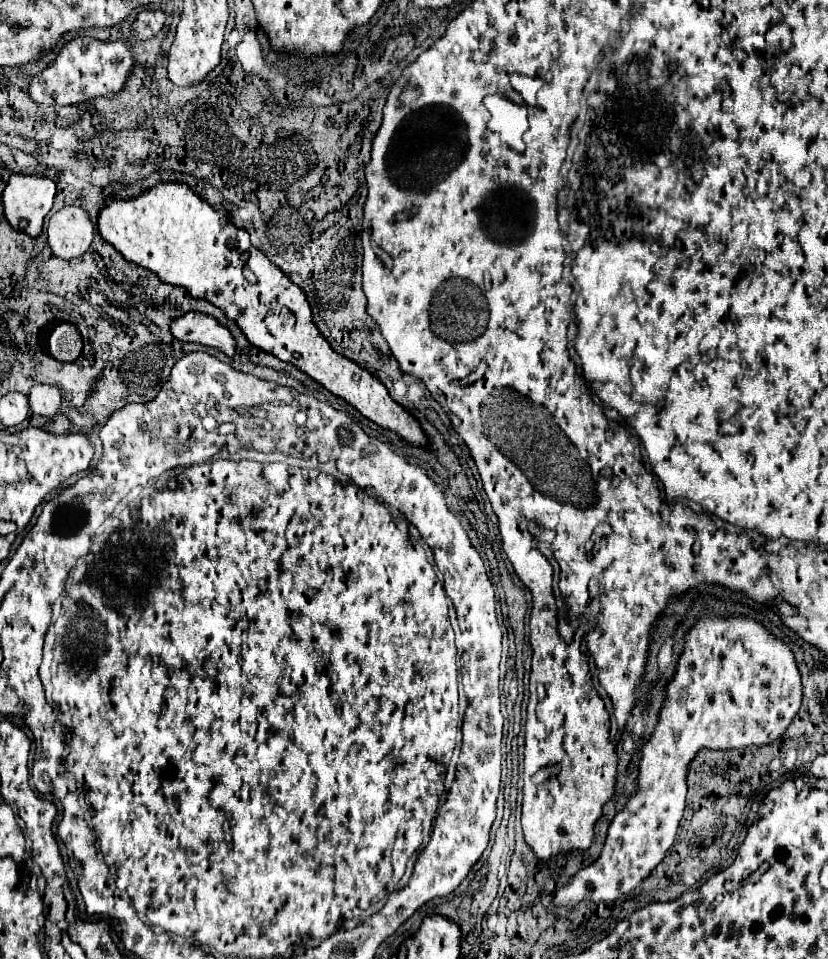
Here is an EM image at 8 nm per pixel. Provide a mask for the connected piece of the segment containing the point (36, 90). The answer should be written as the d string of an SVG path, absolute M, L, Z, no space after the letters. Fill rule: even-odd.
M80 37L70 41L60 51L56 61L32 79L28 93L34 103L50 107L88 103L98 97L110 99L124 89L126 81L132 75L134 65L136 65L136 55L132 53L132 45L128 39L98 41L90 37Z

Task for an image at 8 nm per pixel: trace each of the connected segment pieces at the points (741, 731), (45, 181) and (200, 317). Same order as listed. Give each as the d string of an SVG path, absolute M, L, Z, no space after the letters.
M704 615L688 633L676 675L666 687L666 701L654 735L640 761L638 791L612 819L598 861L556 893L558 911L590 899L610 903L626 897L664 859L674 843L686 803L688 765L702 747L738 749L768 745L790 725L802 703L800 673L786 643L772 637L758 621Z
M12 175L2 193L8 223L30 237L38 237L42 233L44 217L52 209L54 195L56 183L48 177Z
M190 311L182 317L176 317L170 325L170 331L180 341L202 343L206 347L222 351L228 357L232 357L236 351L236 341L230 335L230 331L224 325L220 325L214 317L198 311Z

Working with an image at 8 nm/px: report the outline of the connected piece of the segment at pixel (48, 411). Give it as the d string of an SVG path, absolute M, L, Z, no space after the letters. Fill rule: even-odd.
M36 383L30 393L28 393L28 403L32 413L50 417L54 415L54 409L60 409L60 389L56 385L46 385L46 383Z

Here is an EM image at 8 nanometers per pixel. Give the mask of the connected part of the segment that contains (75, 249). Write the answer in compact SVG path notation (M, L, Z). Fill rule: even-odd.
M64 207L50 219L48 245L60 259L76 259L94 239L94 225L82 207Z

